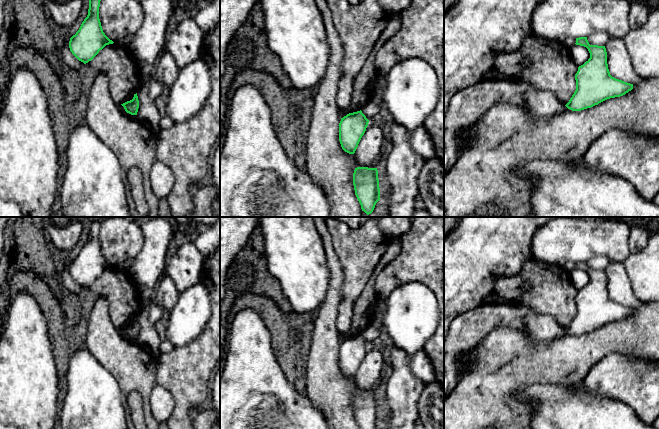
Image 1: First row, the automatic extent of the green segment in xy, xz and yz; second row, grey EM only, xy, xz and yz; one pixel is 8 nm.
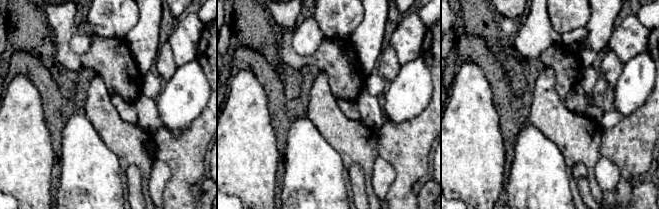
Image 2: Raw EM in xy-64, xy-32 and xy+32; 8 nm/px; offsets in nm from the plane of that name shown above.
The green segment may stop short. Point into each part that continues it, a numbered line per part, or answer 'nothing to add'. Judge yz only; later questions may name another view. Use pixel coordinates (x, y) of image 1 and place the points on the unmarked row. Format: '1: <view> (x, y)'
nothing to add

